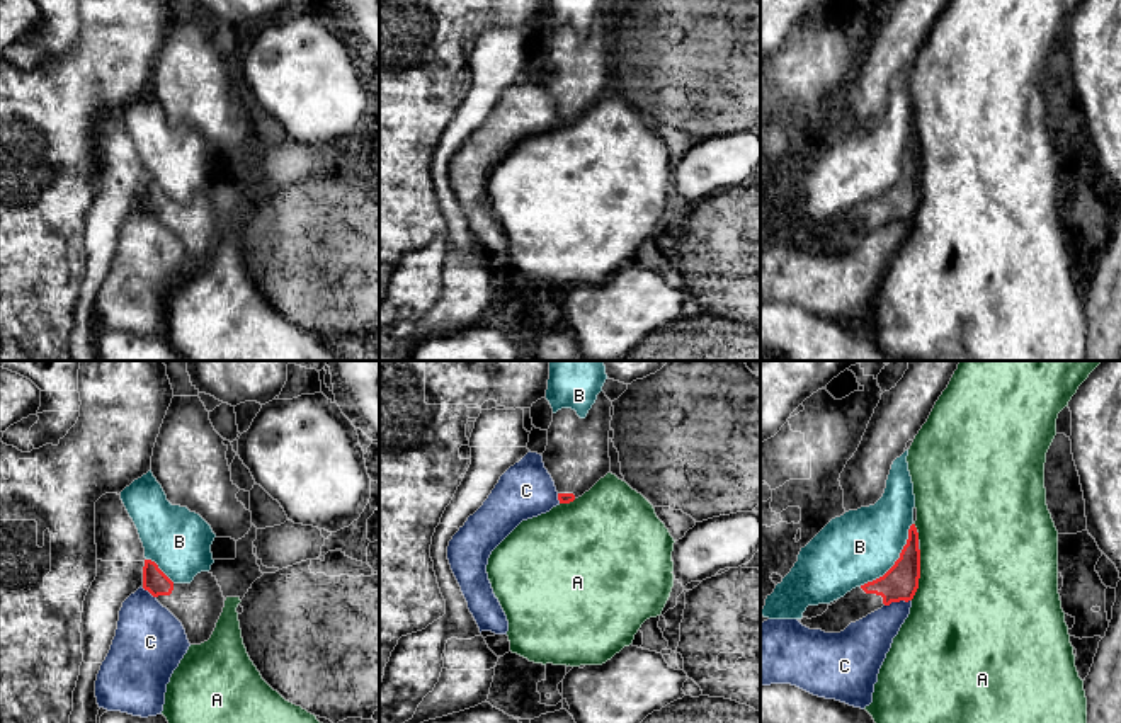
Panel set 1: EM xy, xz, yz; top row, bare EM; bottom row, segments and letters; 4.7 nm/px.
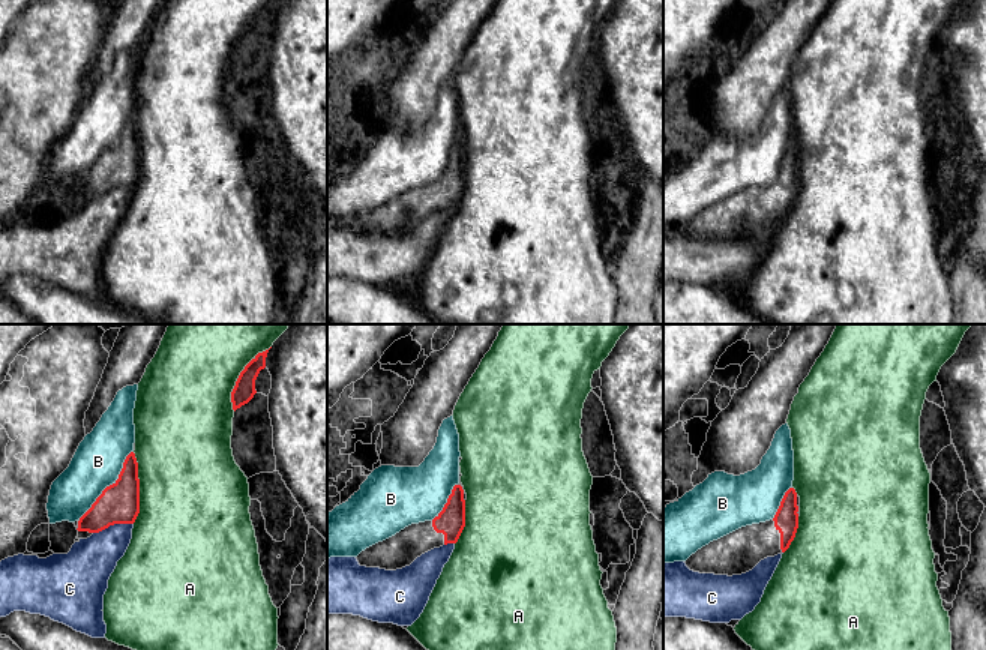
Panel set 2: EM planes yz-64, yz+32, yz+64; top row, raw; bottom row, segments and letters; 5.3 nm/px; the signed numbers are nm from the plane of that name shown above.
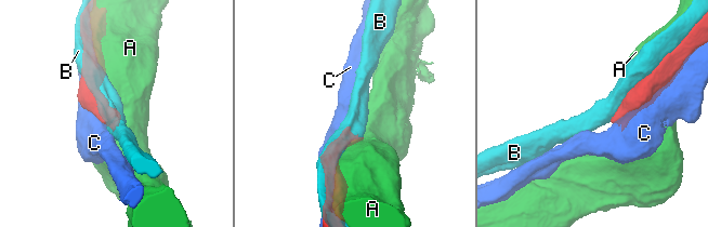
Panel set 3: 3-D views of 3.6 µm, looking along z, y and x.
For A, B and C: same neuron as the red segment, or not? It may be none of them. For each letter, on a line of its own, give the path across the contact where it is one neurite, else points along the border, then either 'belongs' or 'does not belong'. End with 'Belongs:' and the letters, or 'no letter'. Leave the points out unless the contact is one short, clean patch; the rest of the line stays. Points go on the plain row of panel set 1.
A: does not belong
B: does not belong
C: does not belong
Belongs: no letter

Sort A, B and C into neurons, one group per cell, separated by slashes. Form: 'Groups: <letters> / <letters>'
Groups: A / B / C

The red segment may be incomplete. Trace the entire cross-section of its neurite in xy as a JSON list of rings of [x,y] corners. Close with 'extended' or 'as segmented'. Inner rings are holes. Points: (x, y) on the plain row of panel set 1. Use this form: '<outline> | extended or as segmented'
[[[145,179],[143,208],[182,242],[191,264],[211,257],[225,226],[221,206],[213,192],[201,191],[191,202],[174,202],[155,180]]] | extended

